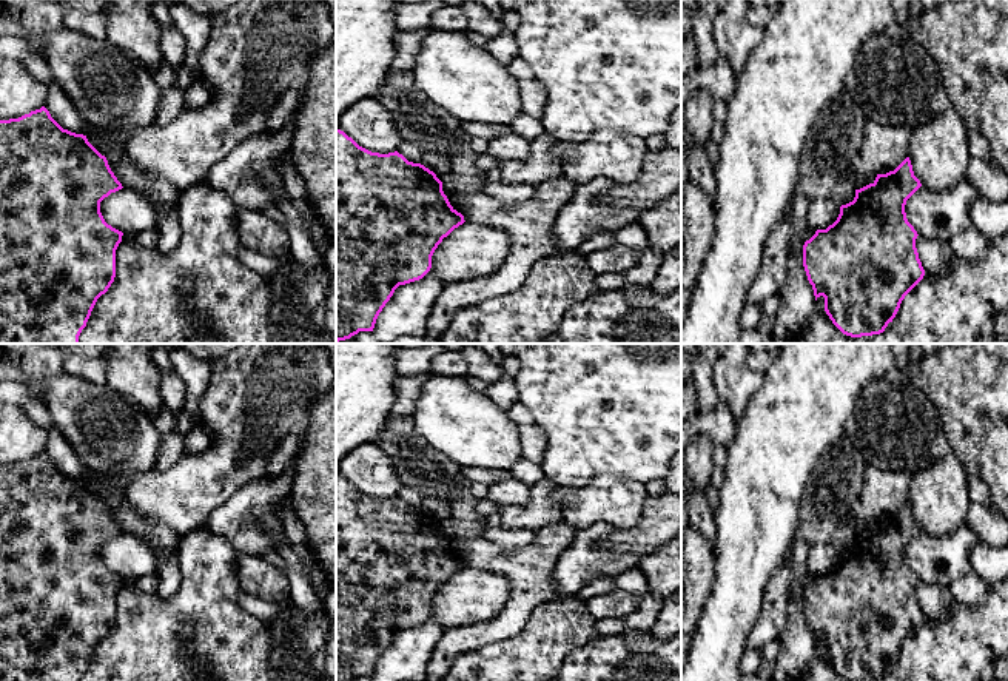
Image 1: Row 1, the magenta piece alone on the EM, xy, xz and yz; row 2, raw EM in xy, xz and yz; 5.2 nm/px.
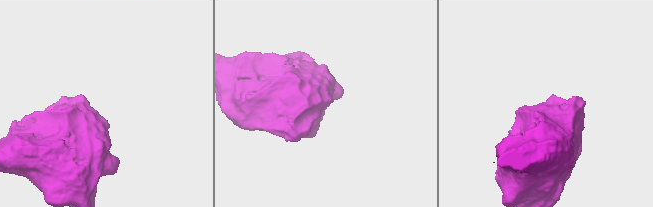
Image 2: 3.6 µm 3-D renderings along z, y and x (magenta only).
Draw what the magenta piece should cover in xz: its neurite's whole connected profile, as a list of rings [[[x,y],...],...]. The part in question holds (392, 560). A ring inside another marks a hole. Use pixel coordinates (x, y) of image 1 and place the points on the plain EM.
[[[336,475],[336,681],[373,676],[395,635],[422,624],[432,613],[432,601],[438,590],[464,567],[464,561],[450,550],[442,527],[433,516],[408,507],[398,496],[371,498]]]

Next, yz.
[[[909,502],[894,516],[877,519],[875,525],[855,535],[852,547],[840,552],[837,565],[826,575],[817,575],[803,590],[803,612],[812,630],[815,646],[825,642],[825,656],[846,681],[872,681],[885,676],[895,663],[905,641],[923,624],[925,615],[916,593],[917,576],[908,567],[906,545],[922,532],[914,521]]]

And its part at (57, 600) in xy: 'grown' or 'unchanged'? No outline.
unchanged

